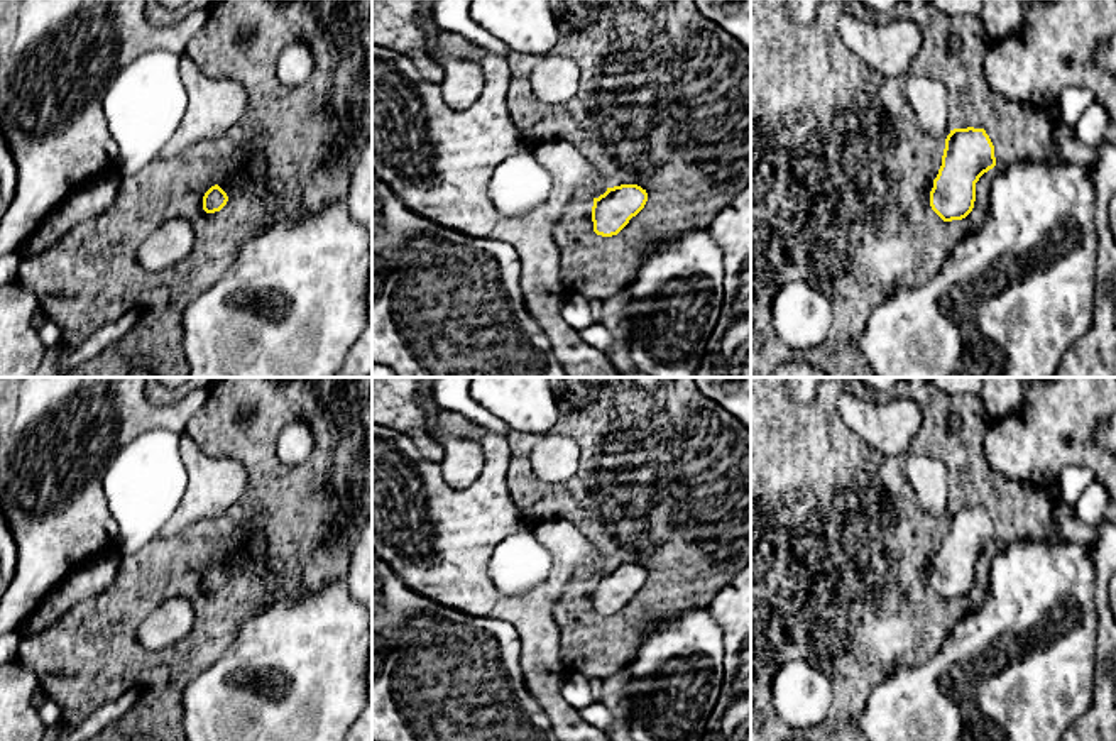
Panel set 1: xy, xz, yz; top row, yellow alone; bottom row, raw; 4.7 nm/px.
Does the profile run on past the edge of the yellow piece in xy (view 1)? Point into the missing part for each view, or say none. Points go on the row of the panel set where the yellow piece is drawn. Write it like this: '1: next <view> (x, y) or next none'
1: next none

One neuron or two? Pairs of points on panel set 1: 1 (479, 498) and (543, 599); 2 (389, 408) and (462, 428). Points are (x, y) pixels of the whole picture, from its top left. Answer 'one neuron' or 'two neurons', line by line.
1: one neuron
2: two neurons

